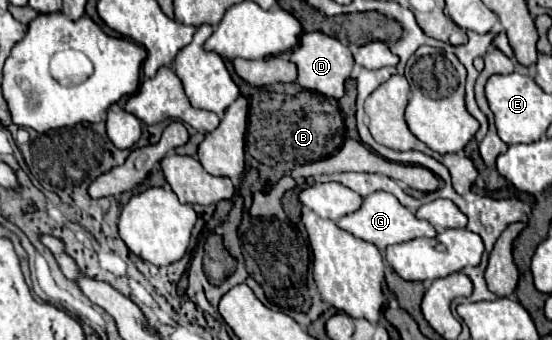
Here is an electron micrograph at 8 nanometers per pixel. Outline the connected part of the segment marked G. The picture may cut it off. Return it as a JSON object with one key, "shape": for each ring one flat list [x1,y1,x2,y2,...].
{"shape":[[381,190,365,196,361,208,339,218,337,226,351,232,353,236,357,236,361,240,375,244,379,250,385,250,385,246,401,244,401,242,407,242,407,240,413,240,413,238,433,238,437,234,435,228,427,220,415,218,415,214,409,212,393,194,387,194,387,192,381,192]]}

